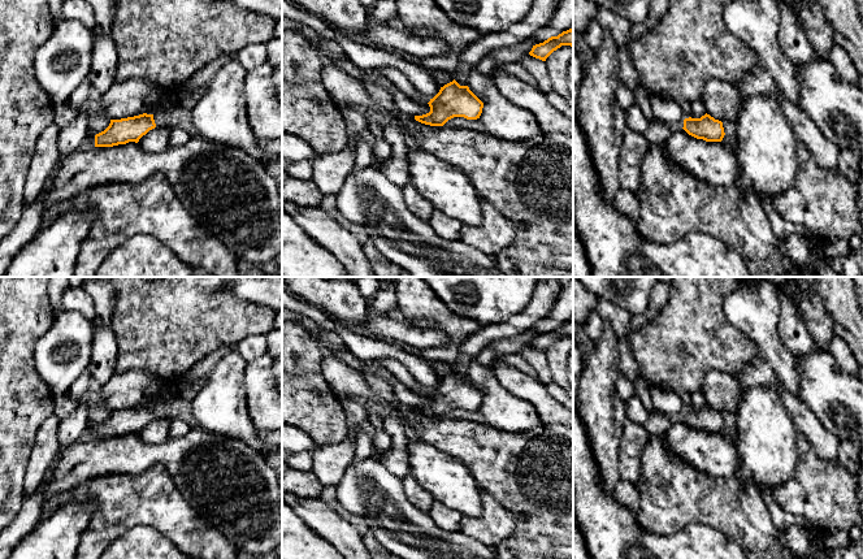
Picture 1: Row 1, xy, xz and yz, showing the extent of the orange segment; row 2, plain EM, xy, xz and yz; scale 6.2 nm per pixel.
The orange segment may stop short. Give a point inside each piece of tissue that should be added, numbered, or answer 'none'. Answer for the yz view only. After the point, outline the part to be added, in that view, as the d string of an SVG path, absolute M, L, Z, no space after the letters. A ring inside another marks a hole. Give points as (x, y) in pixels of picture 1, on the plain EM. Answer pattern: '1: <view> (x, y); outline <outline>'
none

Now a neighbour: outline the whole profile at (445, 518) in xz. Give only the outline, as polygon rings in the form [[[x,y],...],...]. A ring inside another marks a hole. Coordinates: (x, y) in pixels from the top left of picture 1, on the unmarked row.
[[[438,500],[433,502],[429,512],[435,525],[447,532],[457,532],[460,529],[460,521],[463,515],[455,510],[451,510]]]

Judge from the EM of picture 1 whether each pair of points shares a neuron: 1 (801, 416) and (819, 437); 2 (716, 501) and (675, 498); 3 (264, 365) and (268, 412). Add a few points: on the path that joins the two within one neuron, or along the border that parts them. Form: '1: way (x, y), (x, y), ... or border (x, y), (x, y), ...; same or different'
1: way (805, 421), (815, 432); same
2: way (706, 501), (685, 498); same
3: way (264, 377), (264, 401); same

